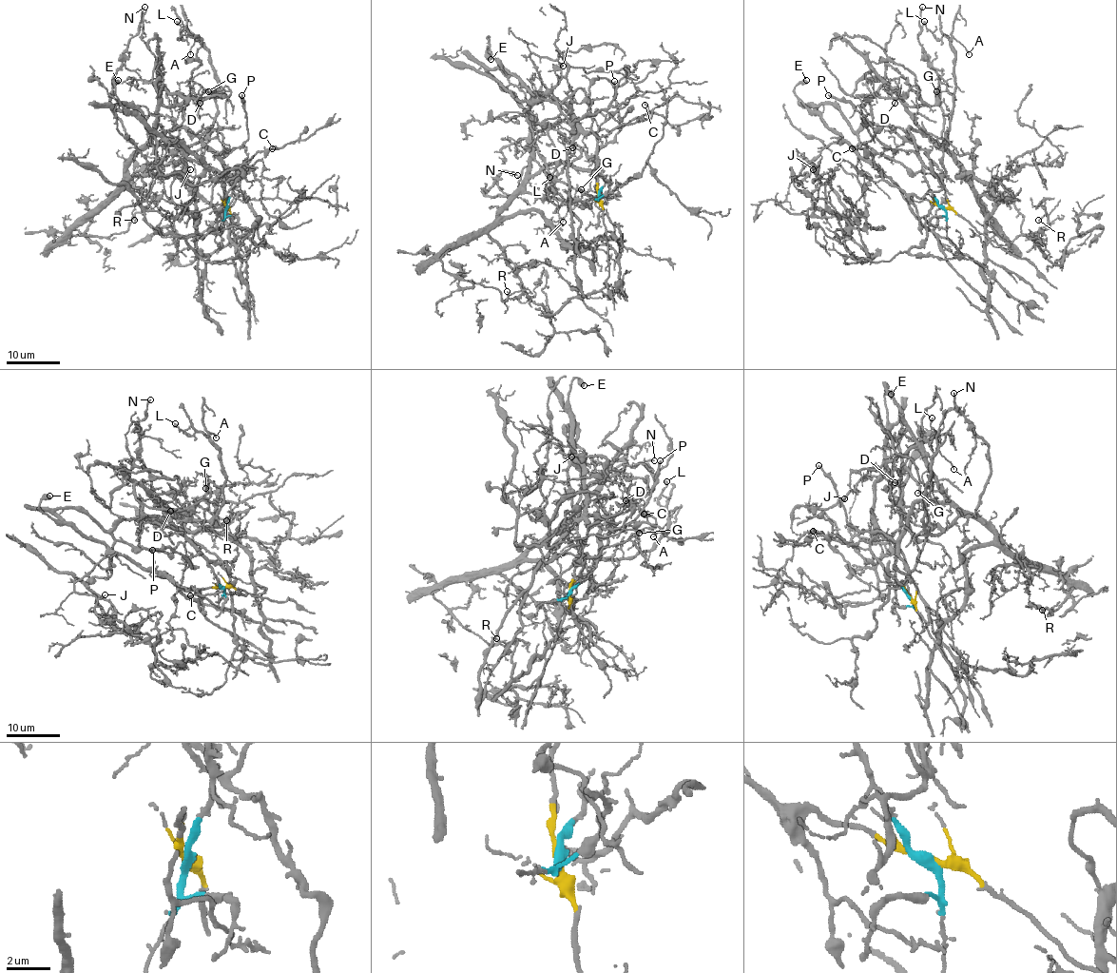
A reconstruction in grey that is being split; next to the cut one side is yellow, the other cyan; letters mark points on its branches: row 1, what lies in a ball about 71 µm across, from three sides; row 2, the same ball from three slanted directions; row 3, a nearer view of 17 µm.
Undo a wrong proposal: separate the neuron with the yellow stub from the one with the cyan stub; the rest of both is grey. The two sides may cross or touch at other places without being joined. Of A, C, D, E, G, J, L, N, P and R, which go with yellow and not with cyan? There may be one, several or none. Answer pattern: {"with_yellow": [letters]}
{"with_yellow": ["C", "E", "J"]}

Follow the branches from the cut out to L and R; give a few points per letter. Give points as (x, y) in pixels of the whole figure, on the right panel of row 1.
L: (944, 206), (929, 187), (910, 128), (945, 145), (954, 53), (951, 41), (938, 40), (923, 21)
R: (944, 206), (929, 187), (910, 128), (952, 157), (1006, 241), (1034, 234), (1048, 222), (1045, 215), (1038, 220)

